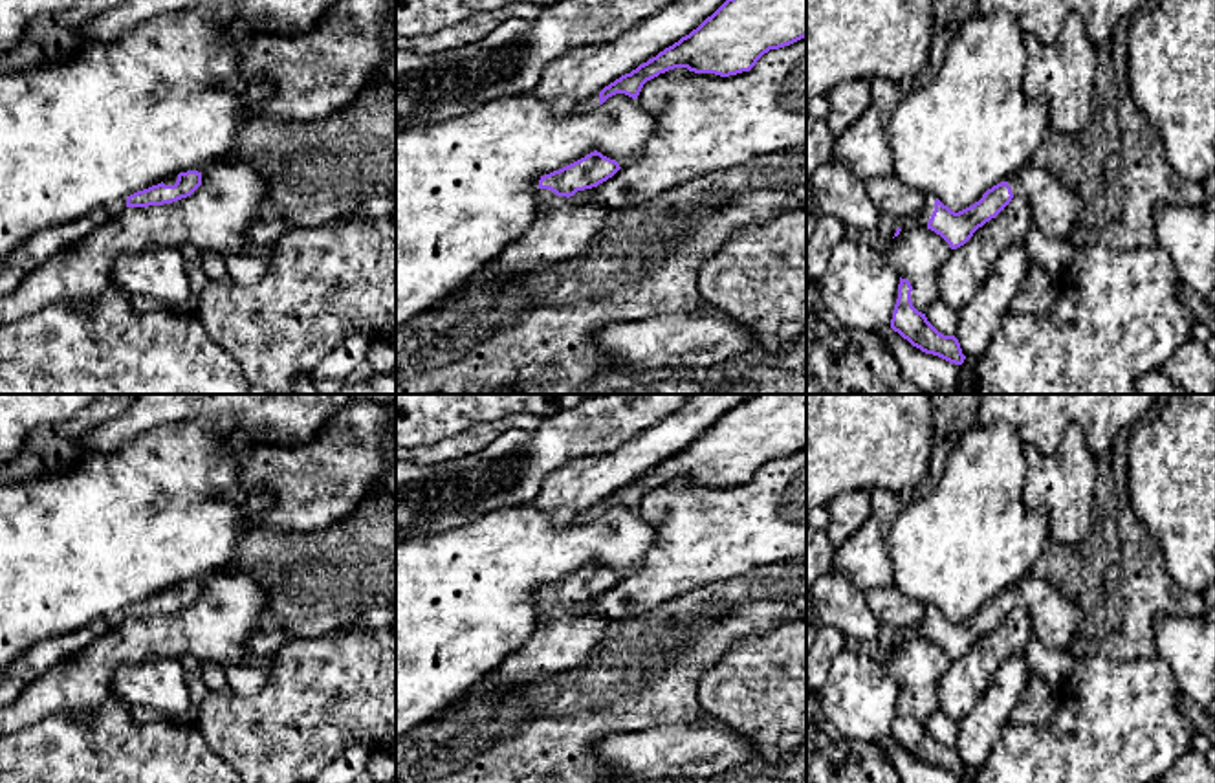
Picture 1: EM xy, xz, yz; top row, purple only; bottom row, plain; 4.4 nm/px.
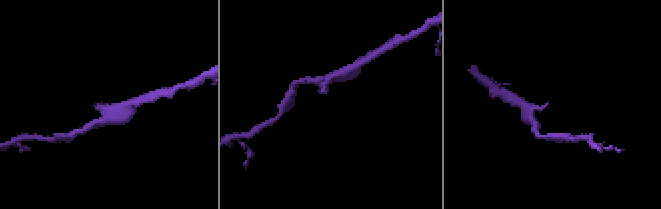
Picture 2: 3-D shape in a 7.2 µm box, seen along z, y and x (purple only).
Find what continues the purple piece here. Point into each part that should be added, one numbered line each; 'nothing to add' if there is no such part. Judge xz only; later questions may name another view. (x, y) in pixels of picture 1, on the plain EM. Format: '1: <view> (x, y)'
1: xz (561, 640)

